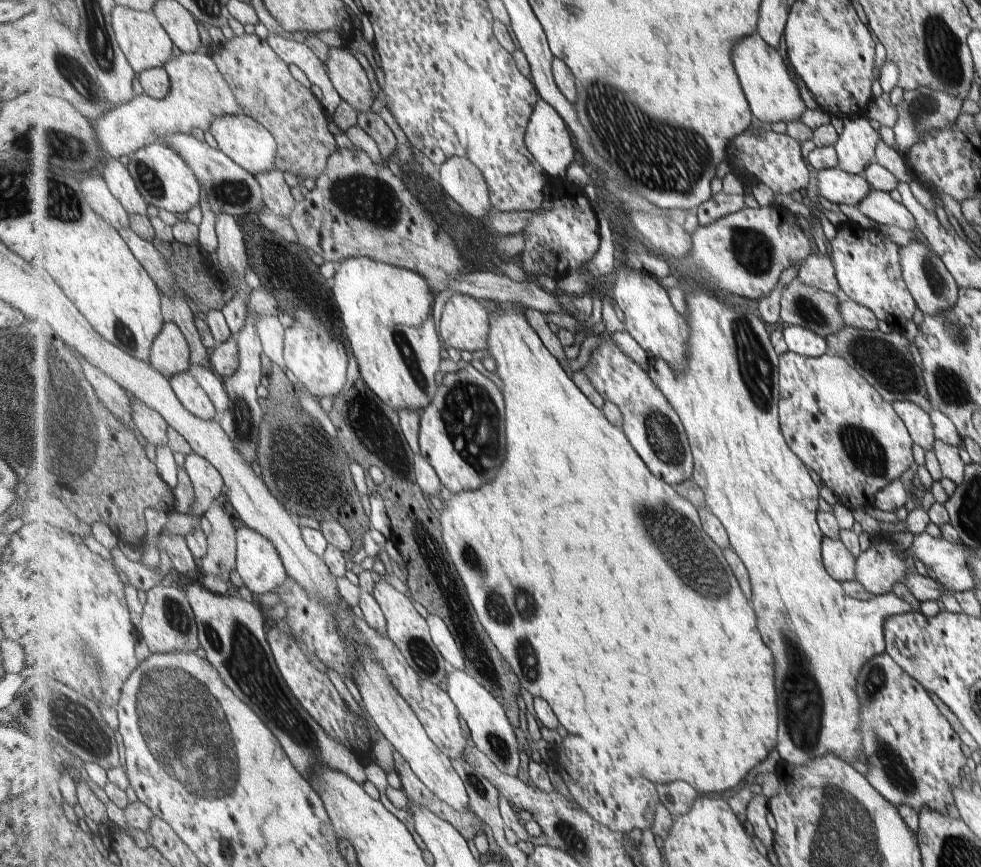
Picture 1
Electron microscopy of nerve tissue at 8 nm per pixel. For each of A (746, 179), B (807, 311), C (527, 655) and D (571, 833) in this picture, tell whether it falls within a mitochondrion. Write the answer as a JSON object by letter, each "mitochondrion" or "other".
{"A":"other","B":"mitochondrion","C":"mitochondrion","D":"mitochondrion"}

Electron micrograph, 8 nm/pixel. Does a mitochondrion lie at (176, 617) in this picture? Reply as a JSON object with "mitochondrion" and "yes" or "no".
{"mitochondrion":"yes"}

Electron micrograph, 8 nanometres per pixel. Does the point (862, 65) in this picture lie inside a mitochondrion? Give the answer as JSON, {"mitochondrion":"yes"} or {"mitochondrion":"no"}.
{"mitochondrion":"no"}

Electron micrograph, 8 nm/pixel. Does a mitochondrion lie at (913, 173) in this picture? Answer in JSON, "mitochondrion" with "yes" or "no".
{"mitochondrion":"no"}

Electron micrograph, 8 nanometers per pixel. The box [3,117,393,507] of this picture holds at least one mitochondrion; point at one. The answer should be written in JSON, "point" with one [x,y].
{"point":[67,149]}

